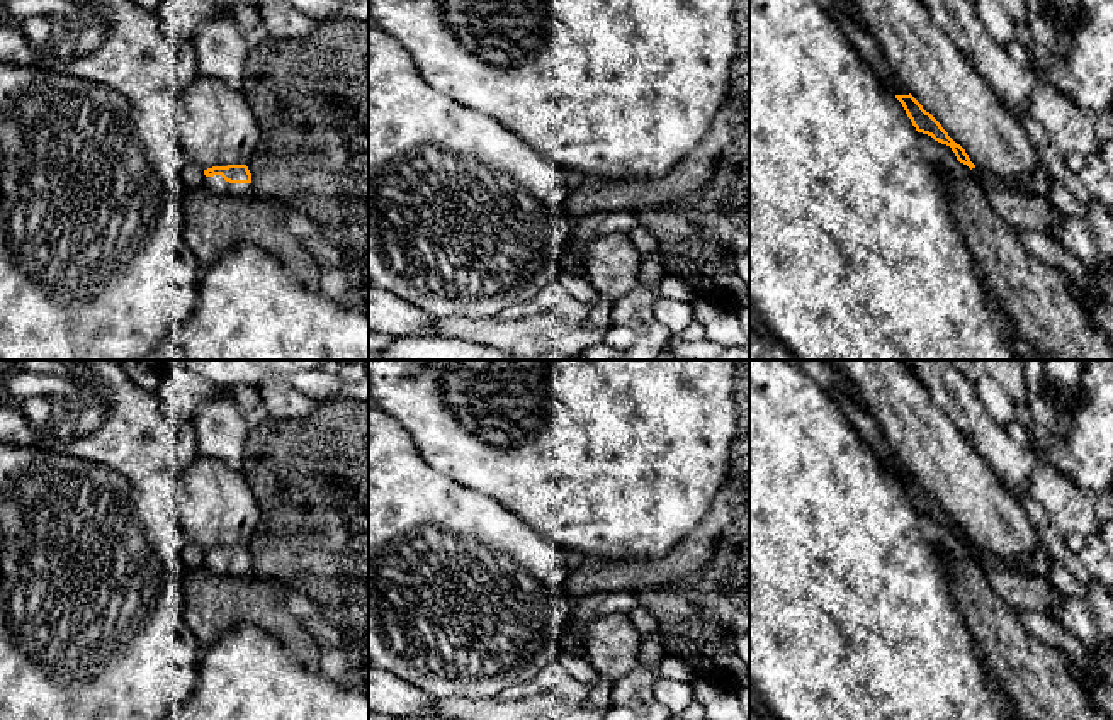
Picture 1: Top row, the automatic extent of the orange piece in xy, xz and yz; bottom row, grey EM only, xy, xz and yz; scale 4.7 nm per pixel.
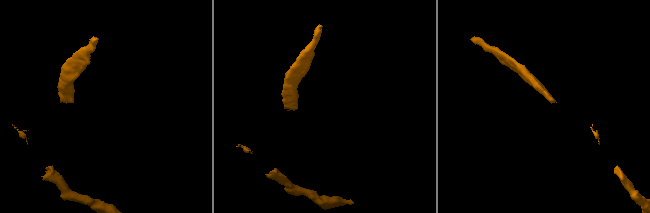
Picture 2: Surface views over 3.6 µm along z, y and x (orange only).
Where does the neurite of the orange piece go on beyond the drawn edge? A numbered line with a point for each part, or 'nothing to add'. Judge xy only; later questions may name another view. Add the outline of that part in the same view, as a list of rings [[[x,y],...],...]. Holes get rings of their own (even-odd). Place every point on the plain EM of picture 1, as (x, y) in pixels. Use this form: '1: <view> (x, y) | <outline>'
1: xy (216, 564) | [[[221,555],[206,557],[204,569],[216,576],[248,577],[253,574],[253,564],[229,564]]]

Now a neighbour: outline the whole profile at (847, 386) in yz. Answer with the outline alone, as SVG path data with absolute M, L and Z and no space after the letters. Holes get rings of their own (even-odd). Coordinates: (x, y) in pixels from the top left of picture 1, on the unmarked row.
M826 360L839 377L839 389L850 396L858 406L865 408L863 396L856 389L856 385L846 377L846 374L841 370L841 362L839 360Z

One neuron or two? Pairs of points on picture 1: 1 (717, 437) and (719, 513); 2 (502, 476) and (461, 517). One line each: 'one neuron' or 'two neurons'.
1: two neurons
2: two neurons

